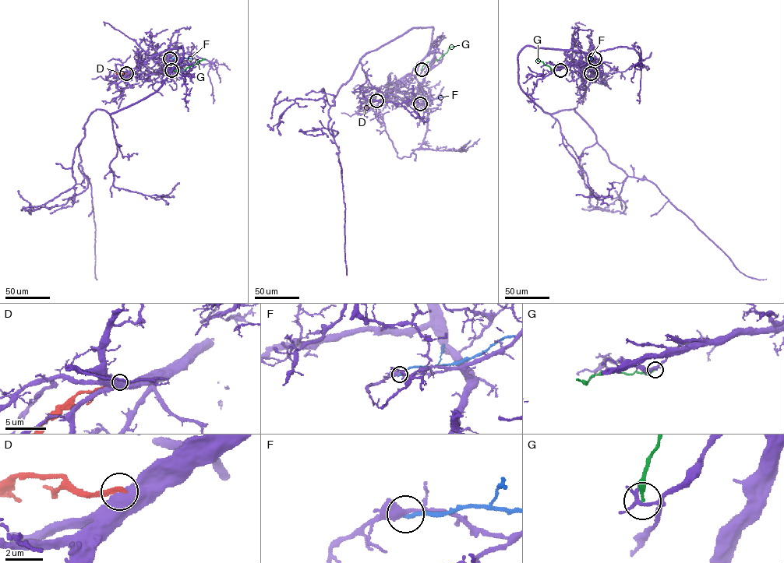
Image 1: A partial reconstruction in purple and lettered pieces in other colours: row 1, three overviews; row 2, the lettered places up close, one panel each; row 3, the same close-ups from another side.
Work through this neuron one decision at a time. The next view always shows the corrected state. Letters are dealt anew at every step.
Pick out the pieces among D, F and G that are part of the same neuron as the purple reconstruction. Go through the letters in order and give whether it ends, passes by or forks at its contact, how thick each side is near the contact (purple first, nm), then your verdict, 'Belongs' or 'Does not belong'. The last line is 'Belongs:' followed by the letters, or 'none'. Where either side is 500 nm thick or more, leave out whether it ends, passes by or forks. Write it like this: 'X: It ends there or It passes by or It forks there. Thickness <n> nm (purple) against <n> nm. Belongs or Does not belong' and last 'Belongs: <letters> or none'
D: Thickness 750 nm (purple) against 280 nm. Does not belong
F: It ends there. Thickness 420 nm (purple) against 240 nm. Does not belong
G: It ends there. Thickness 260 nm (purple) against 220 nm. Does not belong
Belongs: none

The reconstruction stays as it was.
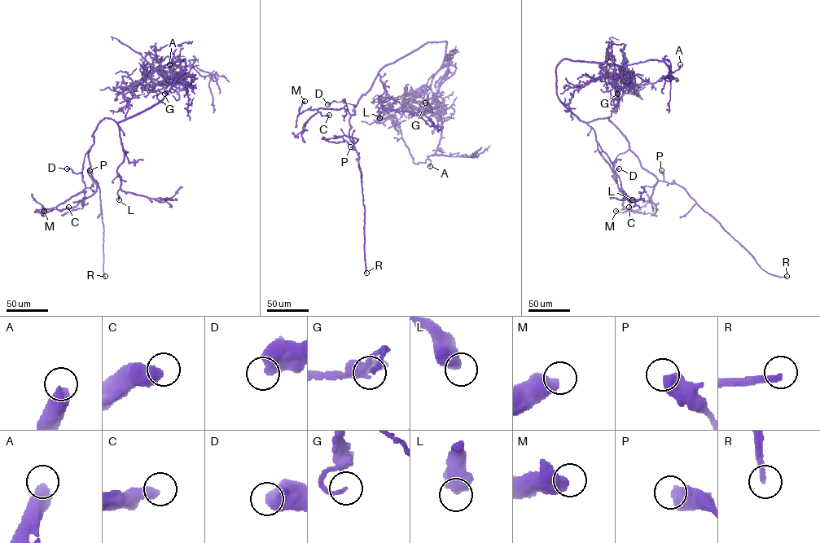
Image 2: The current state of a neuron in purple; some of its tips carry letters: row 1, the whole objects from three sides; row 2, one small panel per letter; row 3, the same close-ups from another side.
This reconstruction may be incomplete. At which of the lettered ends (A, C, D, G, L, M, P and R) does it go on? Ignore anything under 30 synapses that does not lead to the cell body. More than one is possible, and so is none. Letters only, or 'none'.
A, R

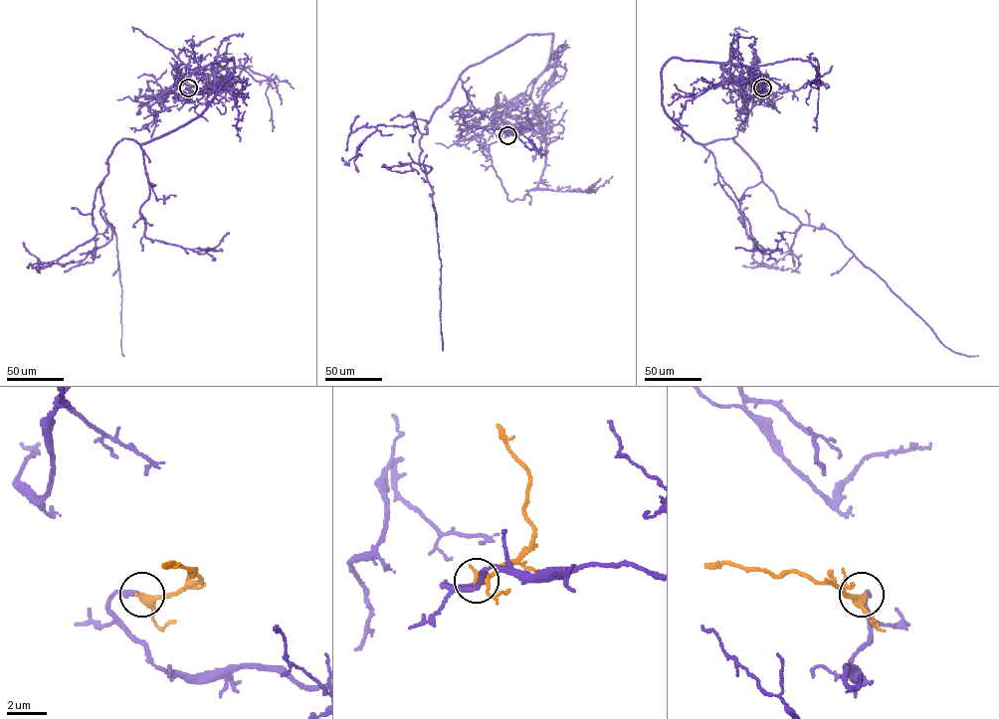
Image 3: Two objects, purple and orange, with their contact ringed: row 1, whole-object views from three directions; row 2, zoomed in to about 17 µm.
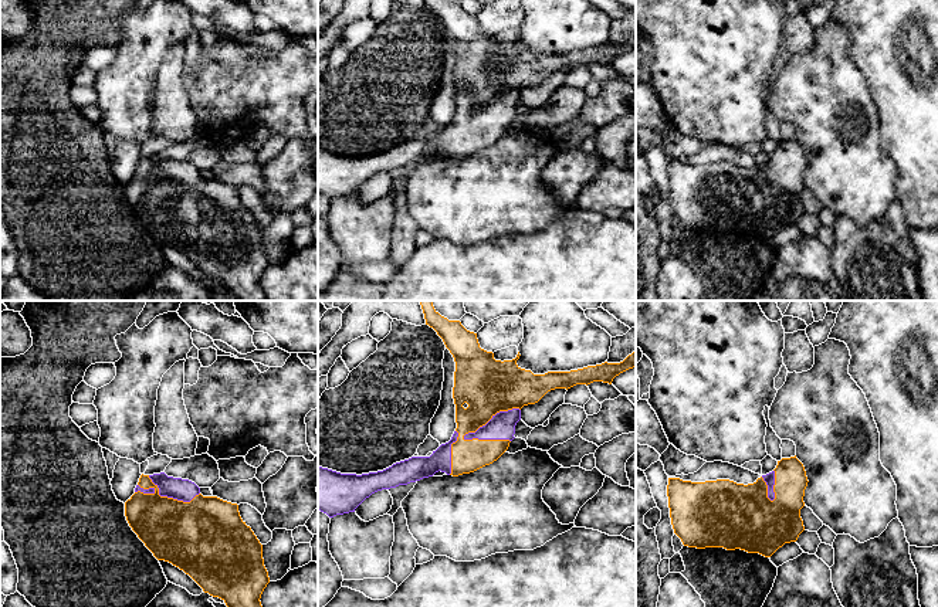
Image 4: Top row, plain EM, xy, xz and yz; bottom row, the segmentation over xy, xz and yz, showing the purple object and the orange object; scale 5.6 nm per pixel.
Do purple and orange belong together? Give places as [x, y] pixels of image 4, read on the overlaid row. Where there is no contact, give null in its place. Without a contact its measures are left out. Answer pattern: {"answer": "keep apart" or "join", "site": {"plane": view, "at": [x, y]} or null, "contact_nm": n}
{"answer": "join", "site": {"plane": "xz", "at": [491, 419]}, "contact_nm": 360}

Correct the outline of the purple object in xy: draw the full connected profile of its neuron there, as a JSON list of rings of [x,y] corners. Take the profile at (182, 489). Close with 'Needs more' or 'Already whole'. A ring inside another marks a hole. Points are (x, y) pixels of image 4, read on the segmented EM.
[[[165,472],[142,474],[135,494],[125,502],[125,516],[158,560],[183,570],[204,593],[221,598],[227,607],[263,607],[260,598],[270,583],[263,545],[241,519],[237,503],[203,496],[189,479]]]. Needs more

